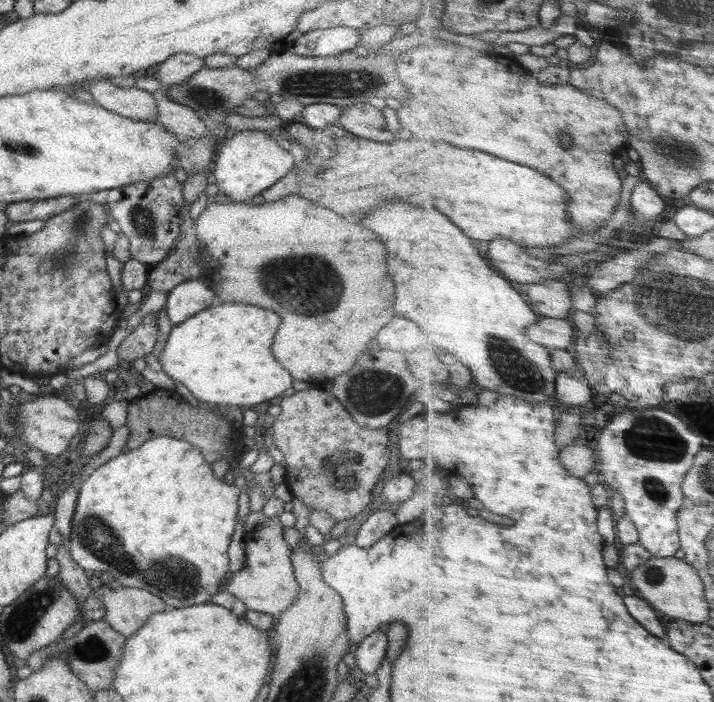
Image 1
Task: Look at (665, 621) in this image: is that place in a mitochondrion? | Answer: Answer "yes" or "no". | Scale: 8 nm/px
no

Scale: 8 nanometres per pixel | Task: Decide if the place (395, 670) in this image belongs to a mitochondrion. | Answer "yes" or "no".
no

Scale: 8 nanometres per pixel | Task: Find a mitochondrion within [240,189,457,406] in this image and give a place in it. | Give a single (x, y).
(290, 282)

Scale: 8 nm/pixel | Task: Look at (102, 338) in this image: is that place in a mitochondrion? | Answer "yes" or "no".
no

